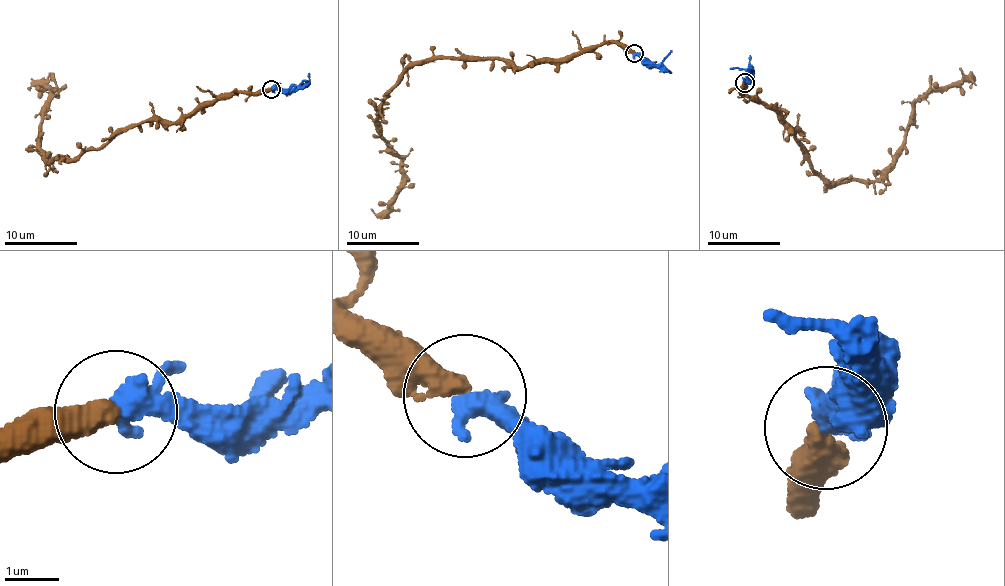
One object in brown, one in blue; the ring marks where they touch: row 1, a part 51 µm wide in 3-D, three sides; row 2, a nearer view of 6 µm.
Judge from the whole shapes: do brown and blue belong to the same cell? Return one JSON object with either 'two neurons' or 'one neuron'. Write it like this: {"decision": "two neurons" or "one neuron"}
{"decision": "one neuron"}

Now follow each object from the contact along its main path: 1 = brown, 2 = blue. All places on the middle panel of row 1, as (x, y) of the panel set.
1: (635, 52), (600, 43), (524, 68), (447, 58), (407, 67), (377, 121), (403, 175), (385, 210), (370, 209)
2: (635, 52), (652, 66), (662, 65), (670, 73)

